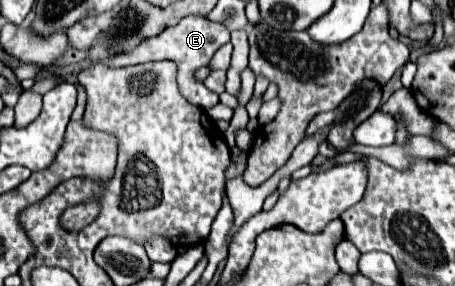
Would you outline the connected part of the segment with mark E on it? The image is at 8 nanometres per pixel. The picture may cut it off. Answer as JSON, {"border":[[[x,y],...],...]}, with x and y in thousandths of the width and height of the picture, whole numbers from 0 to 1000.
{"border":[[[407,56],[393,84],[363,98],[354,119],[319,133],[297,175],[288,182],[266,182],[253,189],[248,203],[235,210],[240,238],[266,238],[266,231],[288,231],[288,224],[310,224],[310,217],[332,217],[332,210],[380,210],[393,231],[393,301],[398,301],[398,329],[429,371],[459,385],[481,357],[481,336],[473,322],[464,322],[446,287],[437,287],[429,273],[429,252],[446,231],[459,224],[459,210],[468,203],[468,189],[503,147],[503,112],[490,84],[473,84],[459,77],[446,56]]]}

